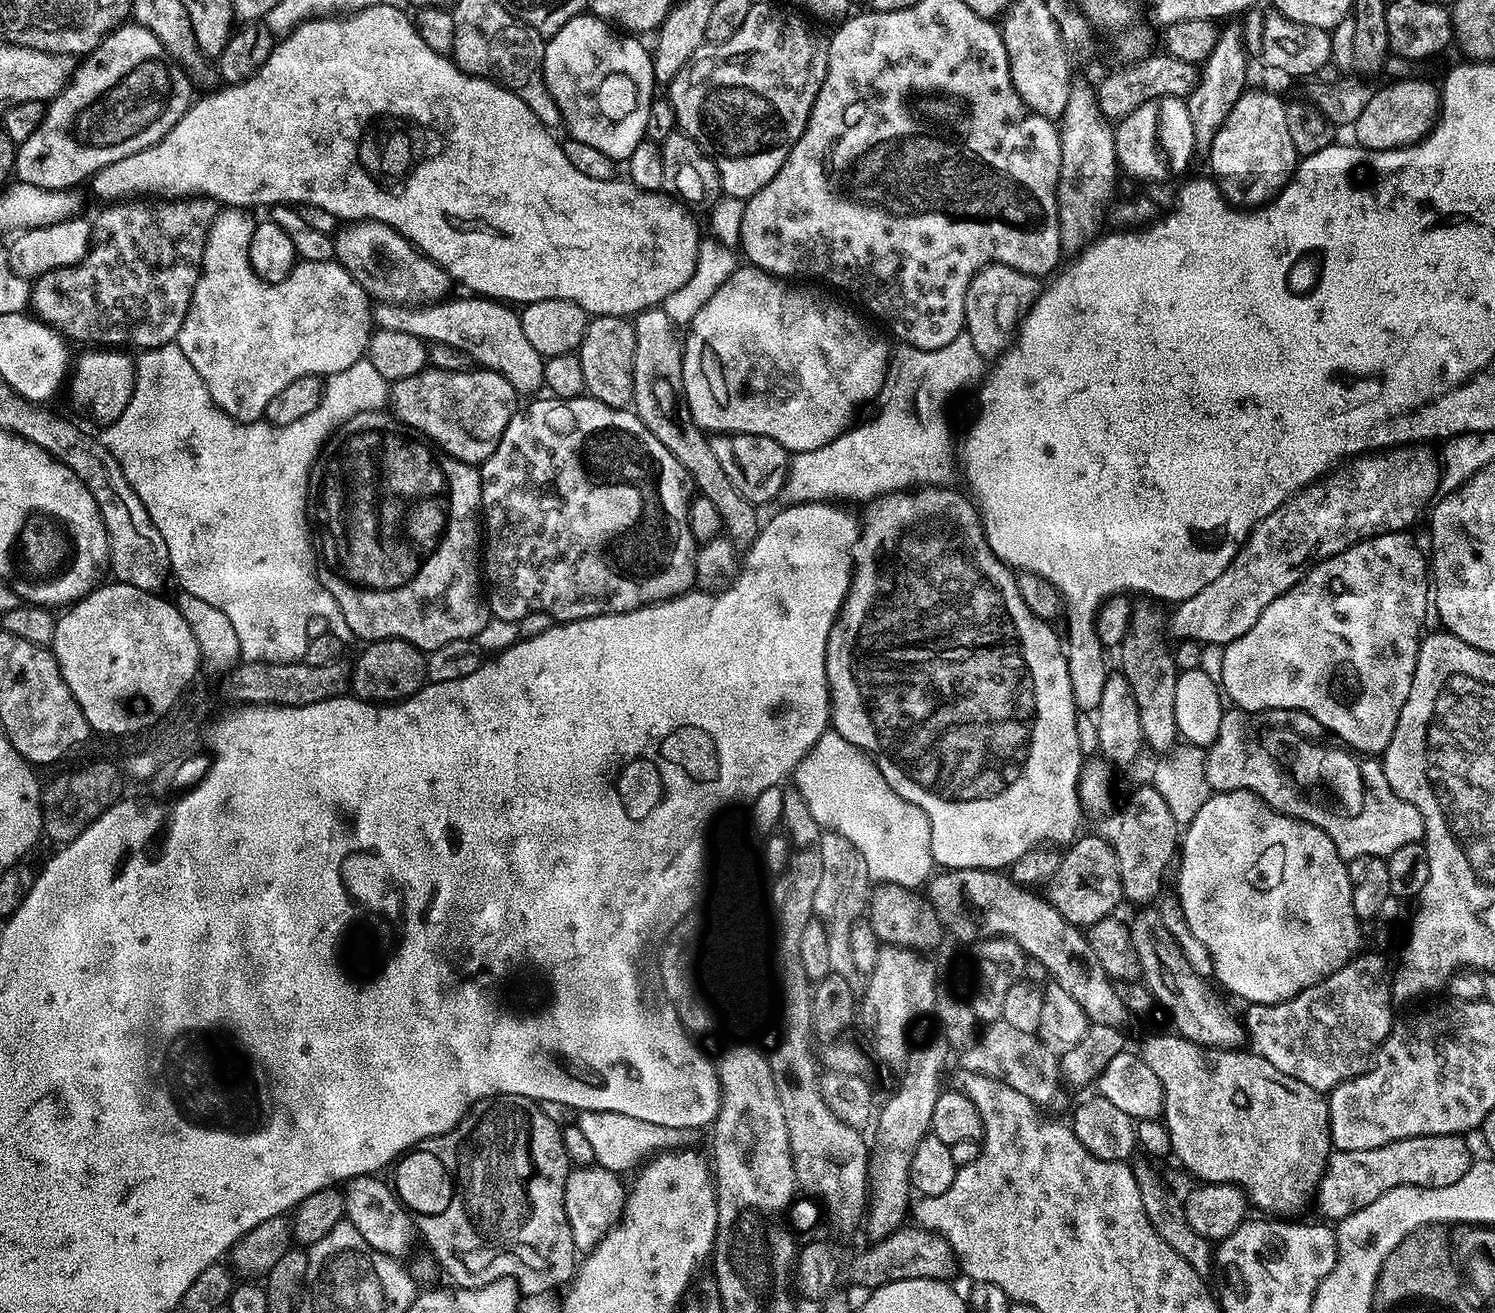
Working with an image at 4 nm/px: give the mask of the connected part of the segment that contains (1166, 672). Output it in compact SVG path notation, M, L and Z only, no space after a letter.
M1140 598L1133 603L1132 621L1128 636L1118 649L1120 655L1119 671L1130 682L1132 693L1138 702L1138 718L1140 719L1140 735L1145 745L1156 752L1169 753L1178 740L1176 731L1176 686L1178 669L1176 657L1168 652L1166 635L1166 612L1159 603L1148 598Z

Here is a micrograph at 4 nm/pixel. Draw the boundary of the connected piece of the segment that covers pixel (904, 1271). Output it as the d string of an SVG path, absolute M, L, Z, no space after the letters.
M918 1226L896 1229L891 1235L869 1245L864 1256L854 1260L854 1276L868 1290L879 1288L892 1281L946 1280L956 1272L955 1256L947 1240L929 1229Z

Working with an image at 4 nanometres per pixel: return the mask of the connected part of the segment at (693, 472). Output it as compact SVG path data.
M653 306L635 317L634 327L636 345L632 404L637 418L644 423L646 430L650 430L650 434L654 434L654 438L662 442L662 446L666 446L666 450L670 450L670 454L674 454L674 458L678 458L678 462L682 462L699 495L710 498L710 502L718 506L718 514L722 514L724 527L734 537L737 549L751 548L762 527L762 520L756 517L757 505L749 502L748 497L734 486L734 482L726 478L726 470L722 470L718 457L714 455L711 439L692 423L682 407L684 349L681 333L680 336L676 333L679 332L677 325L673 324L663 307Z

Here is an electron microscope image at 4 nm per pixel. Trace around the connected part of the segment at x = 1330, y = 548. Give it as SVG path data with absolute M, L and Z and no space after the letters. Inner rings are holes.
M1417 442L1411 446L1397 446L1391 450L1377 451L1375 454L1360 454L1355 458L1349 459L1347 462L1341 463L1335 470L1329 471L1323 478L1316 480L1313 484L1308 484L1300 489L1296 495L1292 496L1282 506L1278 506L1278 510L1274 510L1274 514L1270 514L1262 522L1256 524L1248 541L1240 548L1240 552L1233 558L1230 566L1218 574L1218 578L1214 578L1214 582L1210 582L1210 586L1202 586L1202 590L1198 590L1198 594L1194 594L1194 598L1189 600L1181 600L1175 605L1176 613L1170 616L1170 632L1177 641L1194 640L1197 644L1203 646L1207 644L1226 645L1234 642L1238 638L1242 638L1242 634L1246 634L1246 630L1250 630L1260 615L1276 598L1290 591L1300 580L1304 579L1305 574L1312 568L1313 564L1318 564L1322 560L1328 560L1331 556L1337 556L1342 550L1346 550L1350 546L1354 546L1360 540L1368 540L1371 536L1379 536L1381 532L1399 532L1401 530L1411 529L1411 524L1419 518L1424 512L1424 507L1428 503L1433 503L1436 491L1442 488L1442 464L1436 456L1431 452L1431 447L1425 446L1423 443Z

